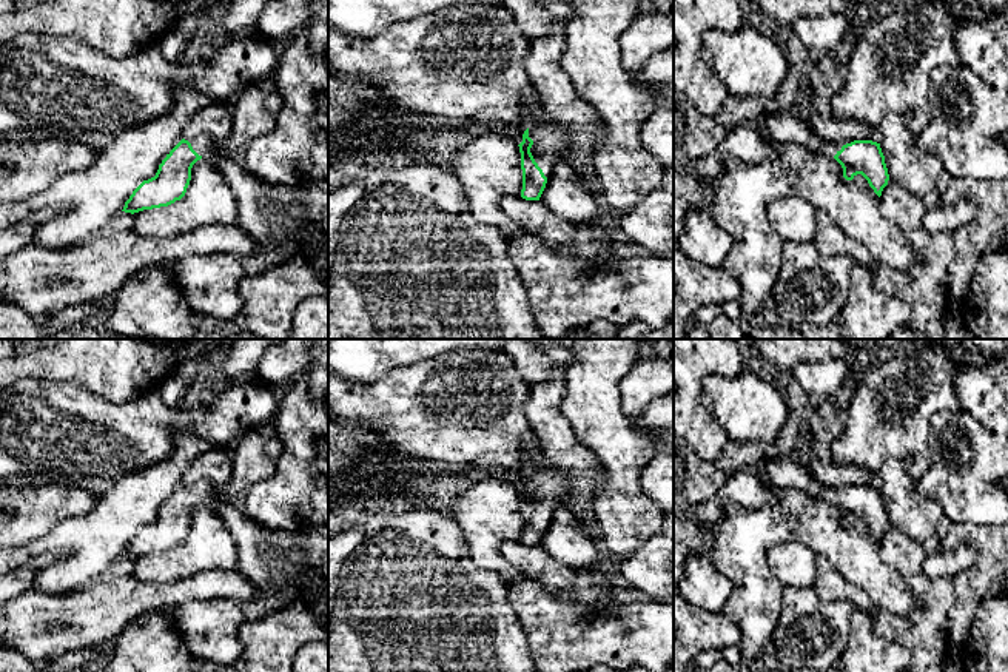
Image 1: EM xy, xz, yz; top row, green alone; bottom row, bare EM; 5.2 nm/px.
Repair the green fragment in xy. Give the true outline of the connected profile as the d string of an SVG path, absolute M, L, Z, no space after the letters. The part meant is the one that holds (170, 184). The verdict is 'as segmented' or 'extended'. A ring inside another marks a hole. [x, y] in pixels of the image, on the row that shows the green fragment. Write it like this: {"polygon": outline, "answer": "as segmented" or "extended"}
{"polygon": "M199 134L191 140L182 139L162 160L156 176L133 191L122 211L134 214L180 200L190 185L193 165L208 159L211 151L213 139L208 134Z", "answer": "extended"}

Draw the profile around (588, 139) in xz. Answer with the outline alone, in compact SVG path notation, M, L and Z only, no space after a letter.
M553 28L549 34L532 42L524 62L532 88L547 116L572 129L559 159L593 179L592 162L595 145L600 140L598 119L593 108L575 91L559 59L564 51L564 29Z

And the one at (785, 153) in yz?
M775 143L774 156L763 162L741 163L729 159L726 171L712 183L712 199L707 207L712 222L734 240L723 267L740 281L738 302L743 316L752 316L771 304L781 270L785 240L771 227L768 205L788 196L803 197L815 210L826 211L846 236L868 248L875 265L906 270L919 259L899 227L882 216L880 197L862 174L846 180L842 165L834 157L791 143Z

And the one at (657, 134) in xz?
M664 97L655 100L655 109L643 123L640 139L664 170L674 166L674 105Z

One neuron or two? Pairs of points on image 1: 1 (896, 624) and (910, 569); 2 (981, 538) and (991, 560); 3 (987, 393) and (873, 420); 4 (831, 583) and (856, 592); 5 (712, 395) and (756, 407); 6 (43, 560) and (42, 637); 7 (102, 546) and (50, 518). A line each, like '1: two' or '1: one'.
1: one
2: one
3: two
4: one
5: one
6: two
7: two

